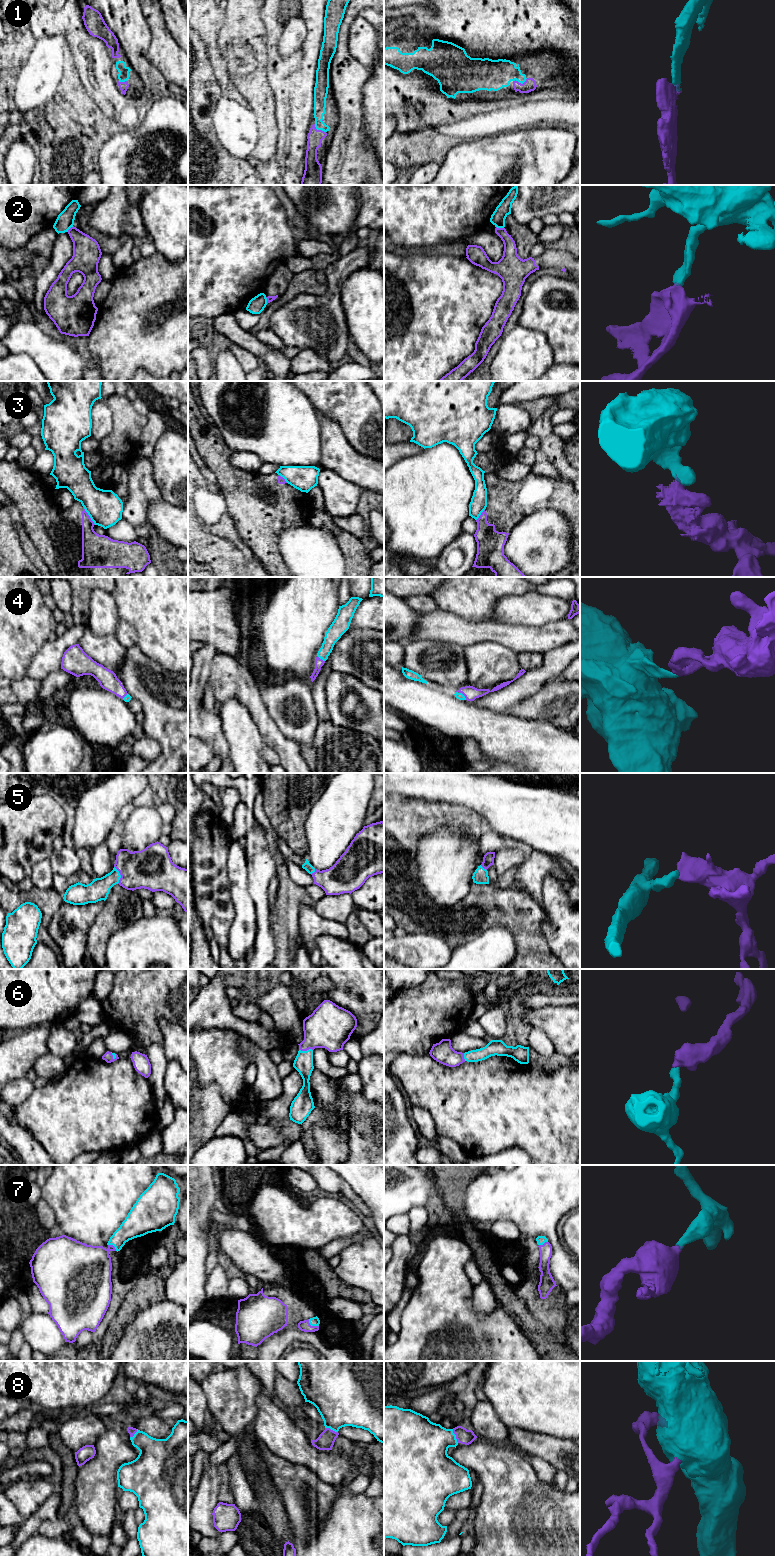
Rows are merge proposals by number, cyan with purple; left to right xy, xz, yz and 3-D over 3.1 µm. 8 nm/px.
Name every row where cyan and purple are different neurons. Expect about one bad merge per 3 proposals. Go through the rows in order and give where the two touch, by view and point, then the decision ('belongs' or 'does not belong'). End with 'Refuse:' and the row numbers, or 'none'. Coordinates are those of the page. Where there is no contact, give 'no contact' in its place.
1: contact yz (520, 82); belongs
2: contact yz (500, 227); does not belong
3: contact xy (88, 514); does not belong
4: contact yz (463, 695); belongs
5: contact xy (120, 875); belongs
6: contact xz (307, 1050); belongs
7: contact xz (312, 1325); belongs
8: contact yz (455, 1436); belongs
Refuse: 2, 3

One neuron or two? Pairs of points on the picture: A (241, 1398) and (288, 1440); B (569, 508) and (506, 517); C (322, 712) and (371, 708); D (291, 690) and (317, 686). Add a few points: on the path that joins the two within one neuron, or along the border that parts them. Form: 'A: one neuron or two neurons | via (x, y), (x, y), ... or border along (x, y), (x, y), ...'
A: two neurons | border along (264, 1390), (256, 1398), (257, 1415), (253, 1420)
B: one neuron | via (553, 502), (535, 502), (522, 507)
C: two neurons | border along (324, 689), (325, 707), (329, 719)
D: two neurons | border along (310, 684), (316, 710)

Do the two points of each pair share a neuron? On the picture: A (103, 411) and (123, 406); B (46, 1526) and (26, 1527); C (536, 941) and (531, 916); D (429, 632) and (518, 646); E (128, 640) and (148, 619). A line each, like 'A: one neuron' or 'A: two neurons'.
A: two neurons
B: two neurons
C: one neuron
D: one neuron
E: two neurons

